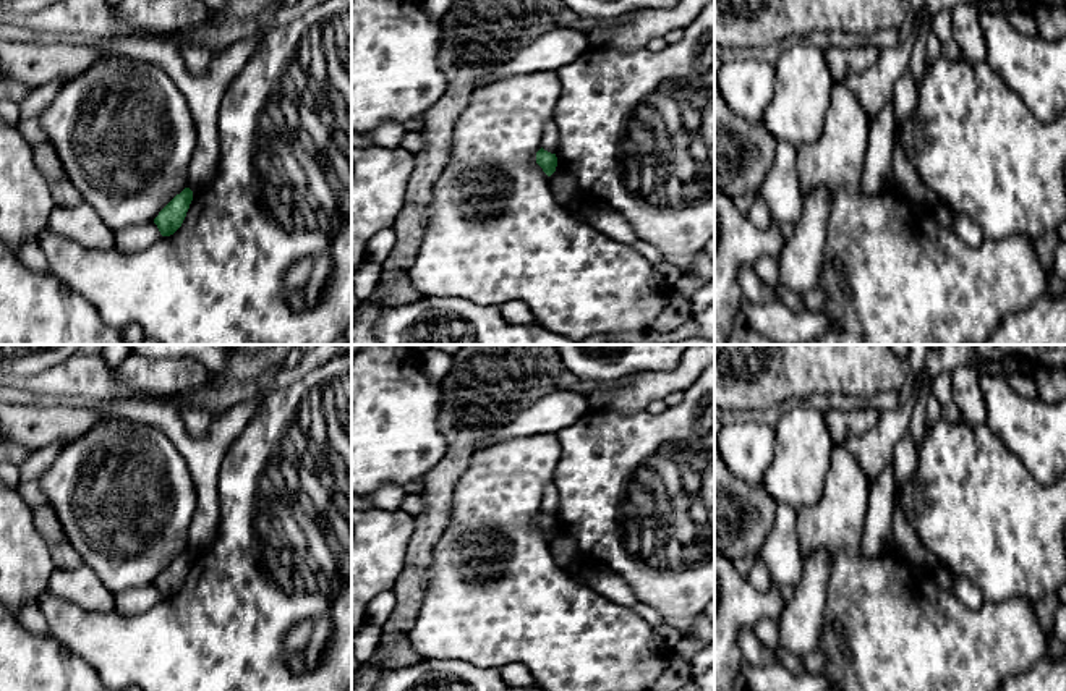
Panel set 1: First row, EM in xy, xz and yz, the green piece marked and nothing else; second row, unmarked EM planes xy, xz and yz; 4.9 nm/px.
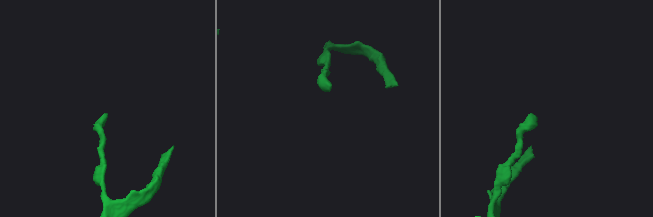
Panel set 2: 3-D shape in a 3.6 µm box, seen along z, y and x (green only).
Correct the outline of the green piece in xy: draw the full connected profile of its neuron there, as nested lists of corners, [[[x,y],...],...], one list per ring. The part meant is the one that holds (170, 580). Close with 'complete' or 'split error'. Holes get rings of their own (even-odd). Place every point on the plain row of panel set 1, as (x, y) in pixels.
[[[185,550],[159,574],[159,578],[154,581],[154,586],[162,599],[170,599],[181,589],[191,563],[193,553]]]; complete

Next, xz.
[[[543,510],[536,515],[536,526],[543,531],[543,534],[551,539],[557,529],[556,516],[544,513]]]; complete

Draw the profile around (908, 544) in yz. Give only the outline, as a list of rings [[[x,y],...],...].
[[[893,510],[893,541],[894,550],[920,568],[938,568],[938,560],[923,547],[915,529],[909,524],[904,513]]]

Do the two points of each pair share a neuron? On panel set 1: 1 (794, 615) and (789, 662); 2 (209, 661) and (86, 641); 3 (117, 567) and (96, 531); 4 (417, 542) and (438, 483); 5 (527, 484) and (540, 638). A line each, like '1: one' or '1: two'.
1: two
2: one
3: one
4: one
5: one

